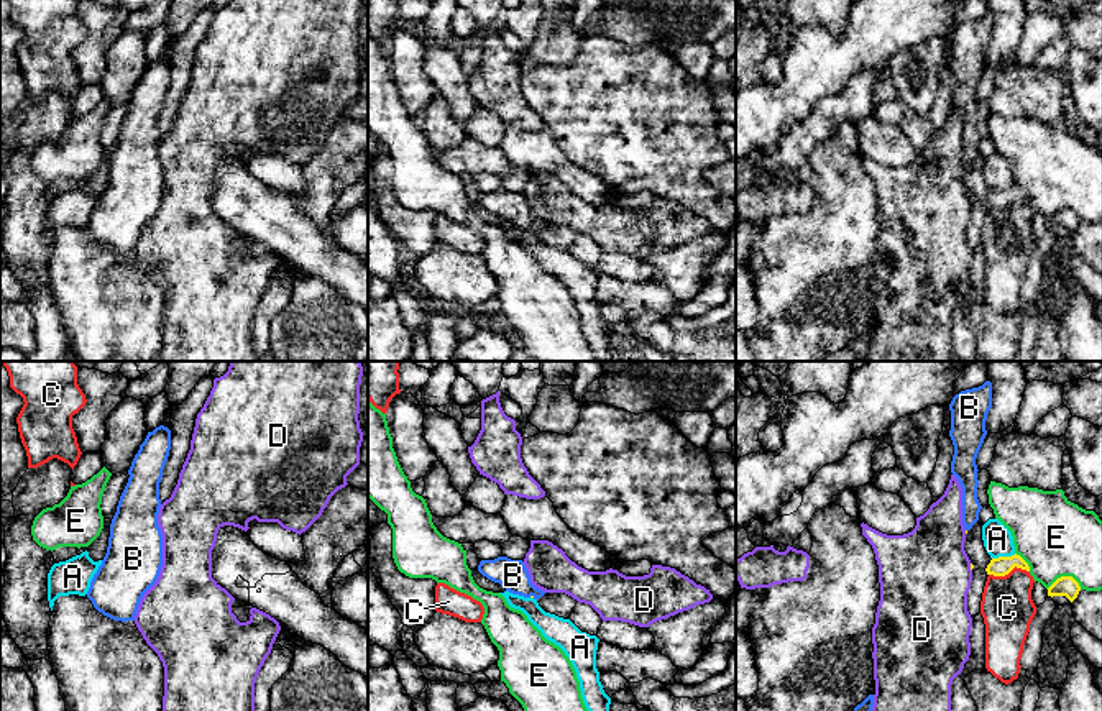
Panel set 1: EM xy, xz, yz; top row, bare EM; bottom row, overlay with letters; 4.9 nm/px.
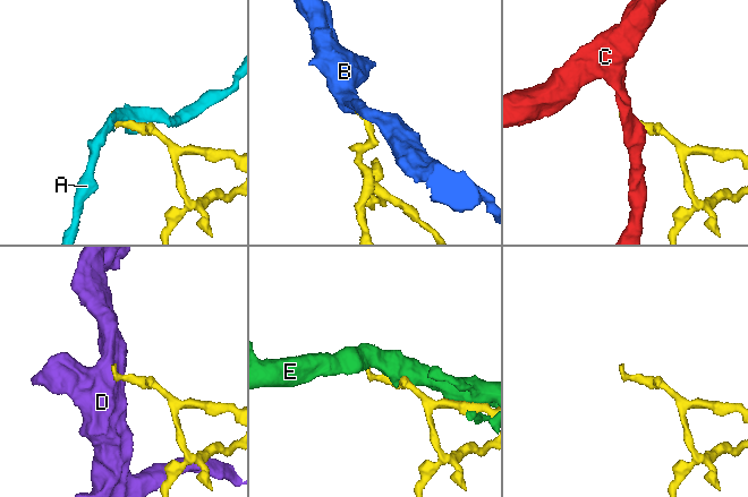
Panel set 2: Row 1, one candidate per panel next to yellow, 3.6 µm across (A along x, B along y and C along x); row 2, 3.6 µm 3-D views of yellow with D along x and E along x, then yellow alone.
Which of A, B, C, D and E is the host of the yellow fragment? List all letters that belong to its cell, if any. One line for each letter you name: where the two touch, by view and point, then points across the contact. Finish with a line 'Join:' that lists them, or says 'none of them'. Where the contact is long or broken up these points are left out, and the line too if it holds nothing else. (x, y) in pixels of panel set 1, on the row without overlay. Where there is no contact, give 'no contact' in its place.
B: no contact
Join: B

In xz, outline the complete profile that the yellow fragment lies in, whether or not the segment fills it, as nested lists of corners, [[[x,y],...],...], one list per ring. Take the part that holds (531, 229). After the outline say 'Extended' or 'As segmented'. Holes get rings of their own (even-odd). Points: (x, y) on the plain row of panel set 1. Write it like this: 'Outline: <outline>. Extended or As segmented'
Outline: [[[498,189],[494,192],[481,192],[478,204],[488,212],[499,215],[506,223],[524,230],[539,232],[545,223],[535,220],[530,215],[529,204],[522,192],[511,192],[507,189]]]. Extended

